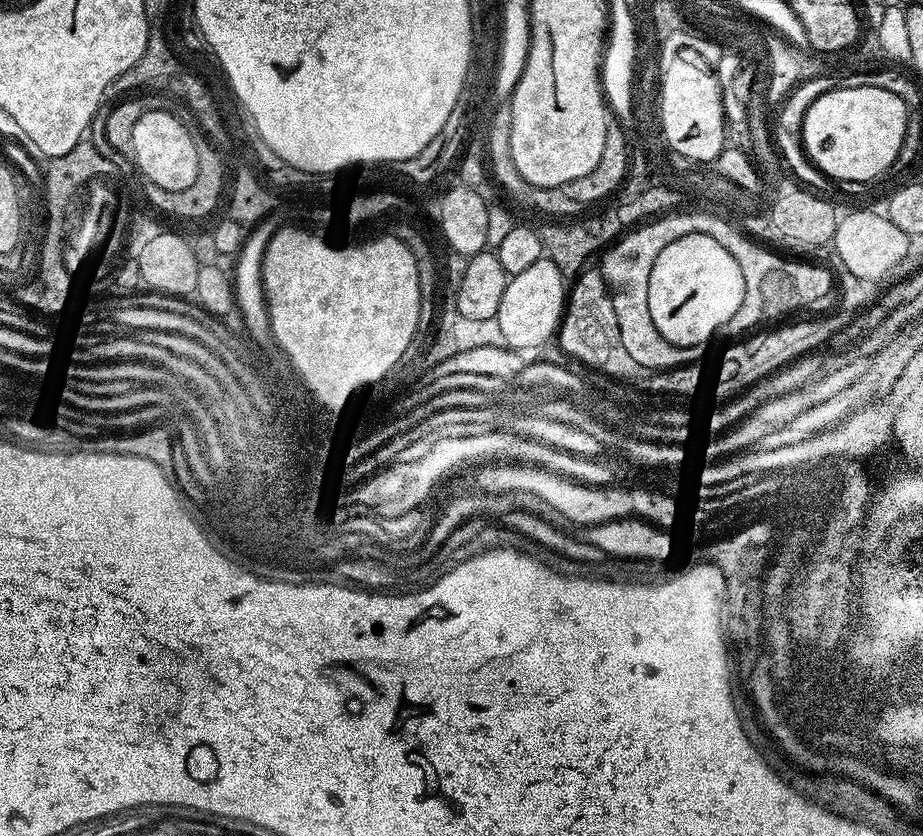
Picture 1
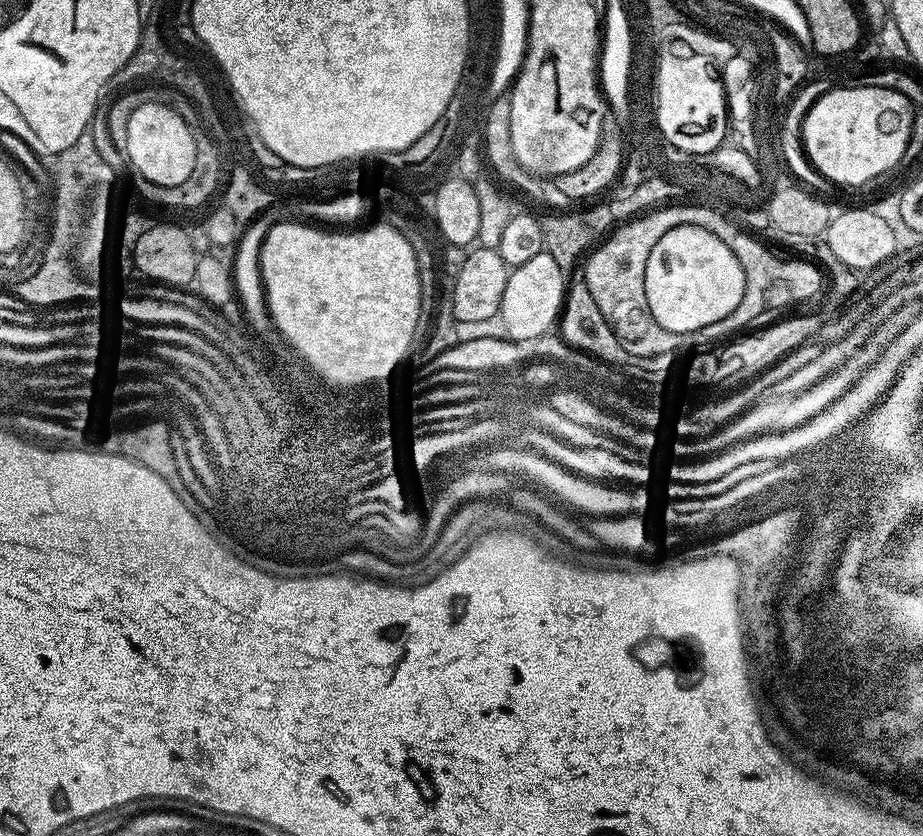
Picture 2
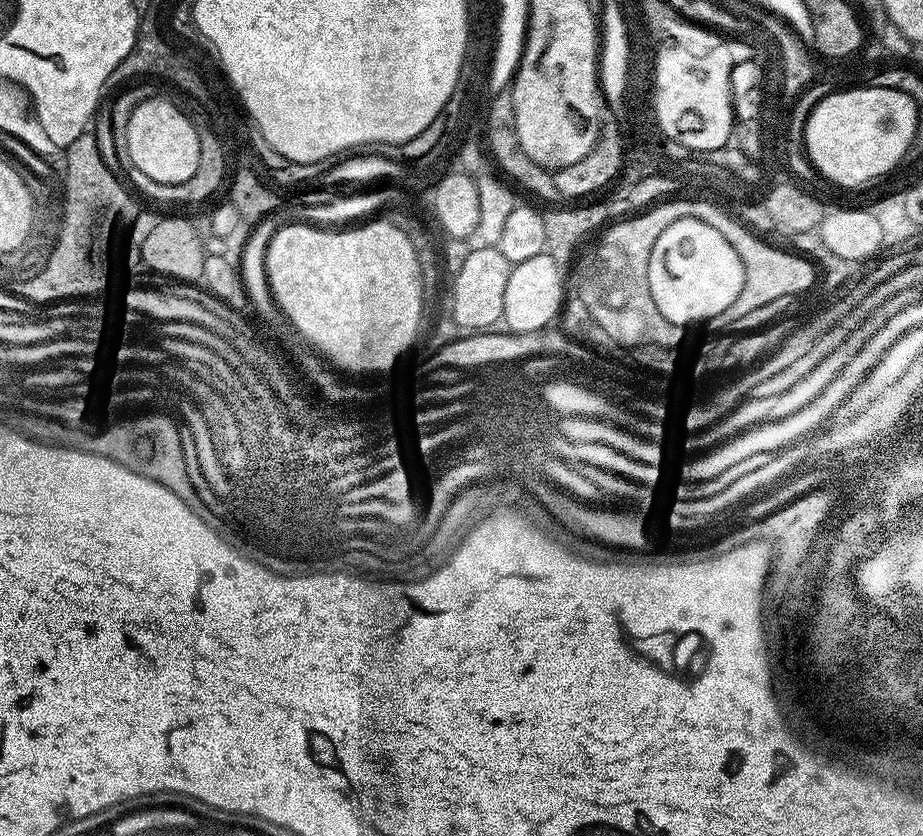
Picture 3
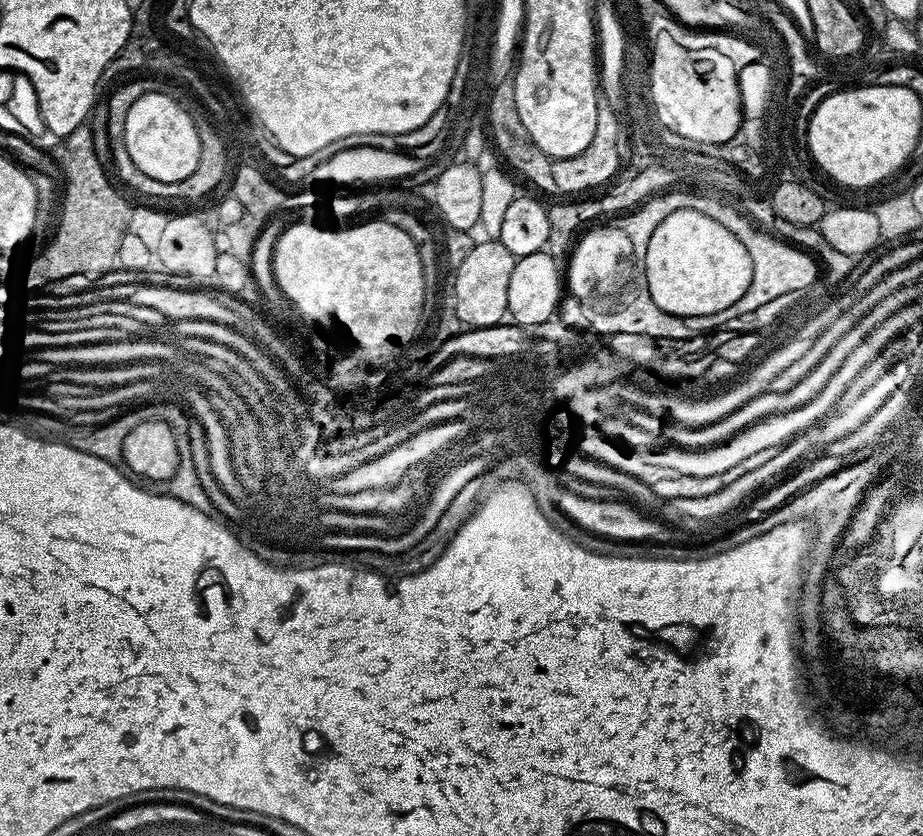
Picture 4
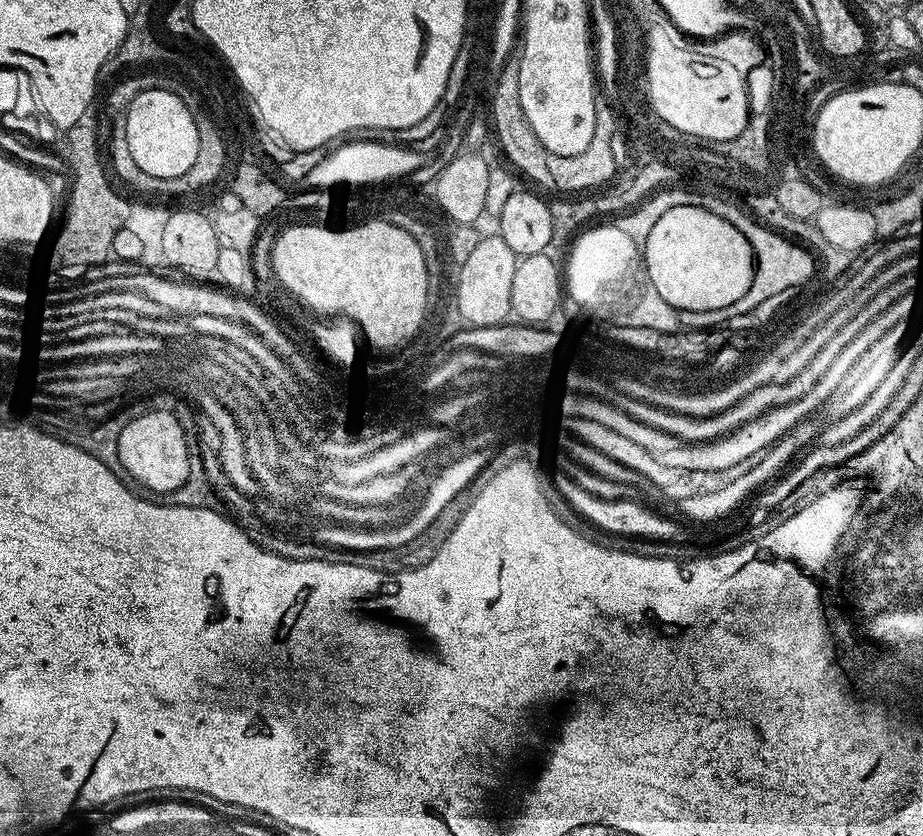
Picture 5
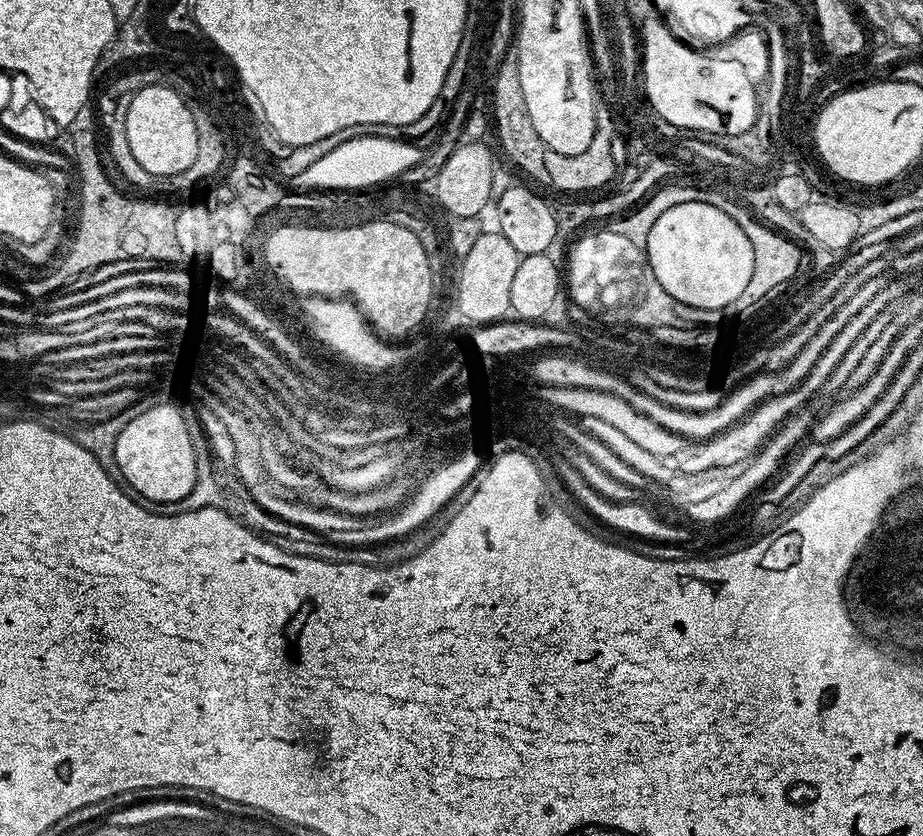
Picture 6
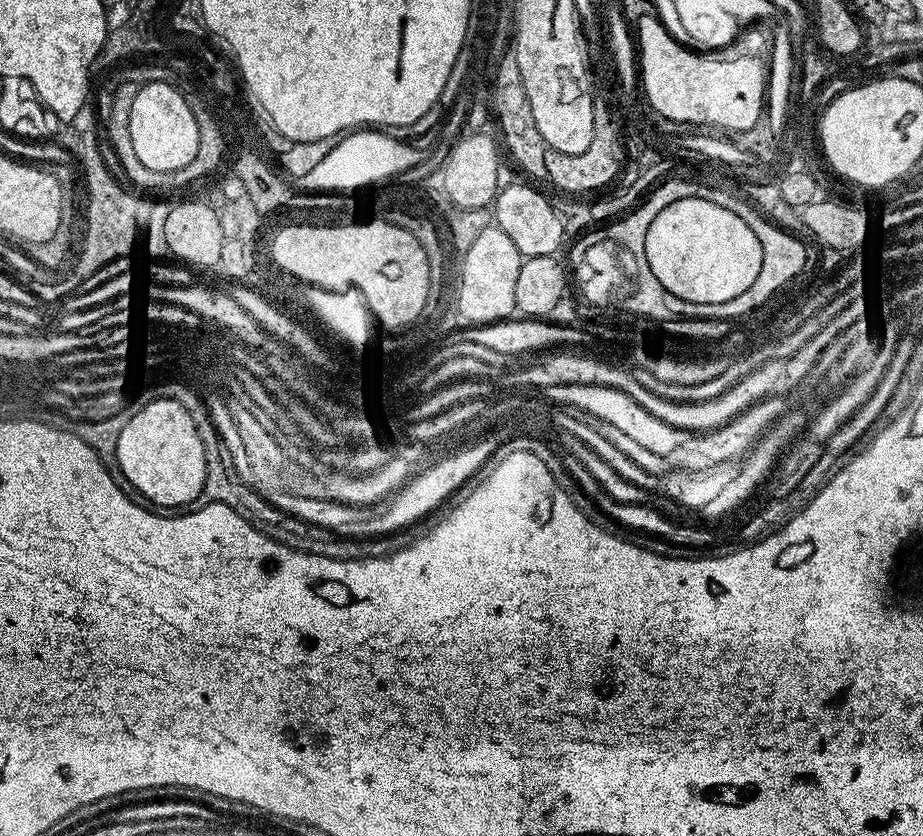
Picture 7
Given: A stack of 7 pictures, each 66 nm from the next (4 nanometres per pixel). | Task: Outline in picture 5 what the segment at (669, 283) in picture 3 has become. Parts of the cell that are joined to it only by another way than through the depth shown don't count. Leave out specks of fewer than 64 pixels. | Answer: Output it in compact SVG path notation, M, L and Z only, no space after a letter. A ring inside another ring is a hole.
M676 208L676 212L664 214L658 221L652 240L648 240L648 268L652 268L656 288L660 288L672 304L684 304L684 308L720 308L720 304L736 300L736 296L748 288L748 252L752 248L730 222L708 212L696 212L696 208Z

